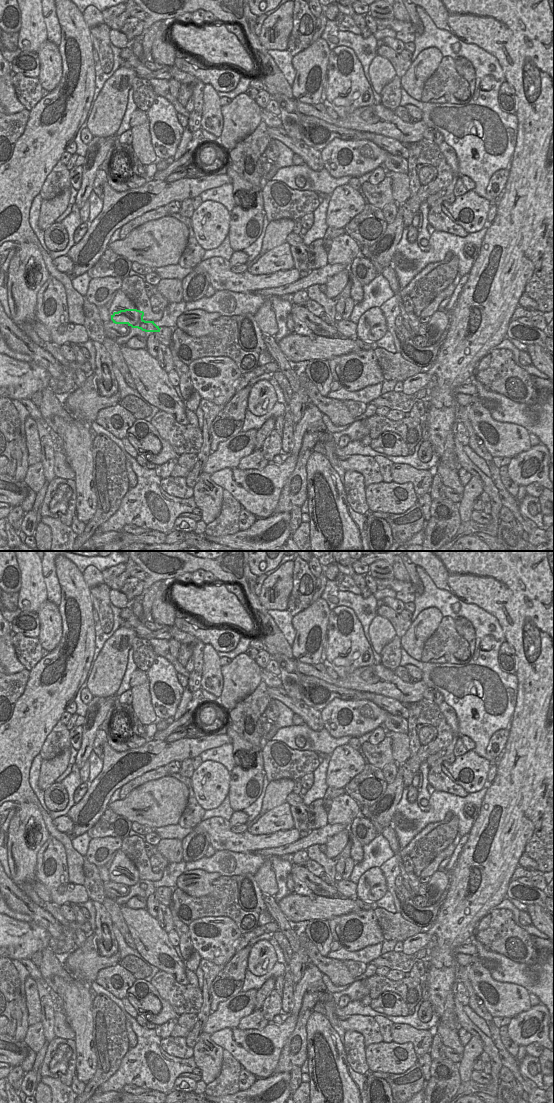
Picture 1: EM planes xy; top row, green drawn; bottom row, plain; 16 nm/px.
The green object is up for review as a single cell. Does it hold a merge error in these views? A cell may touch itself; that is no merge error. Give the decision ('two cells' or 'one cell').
two cells

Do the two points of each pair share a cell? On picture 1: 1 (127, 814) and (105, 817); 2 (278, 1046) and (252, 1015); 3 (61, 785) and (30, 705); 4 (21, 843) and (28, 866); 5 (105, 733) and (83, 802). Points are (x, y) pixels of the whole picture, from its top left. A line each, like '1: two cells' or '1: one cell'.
1: one cell
2: one cell
3: two cells
4: one cell
5: two cells

